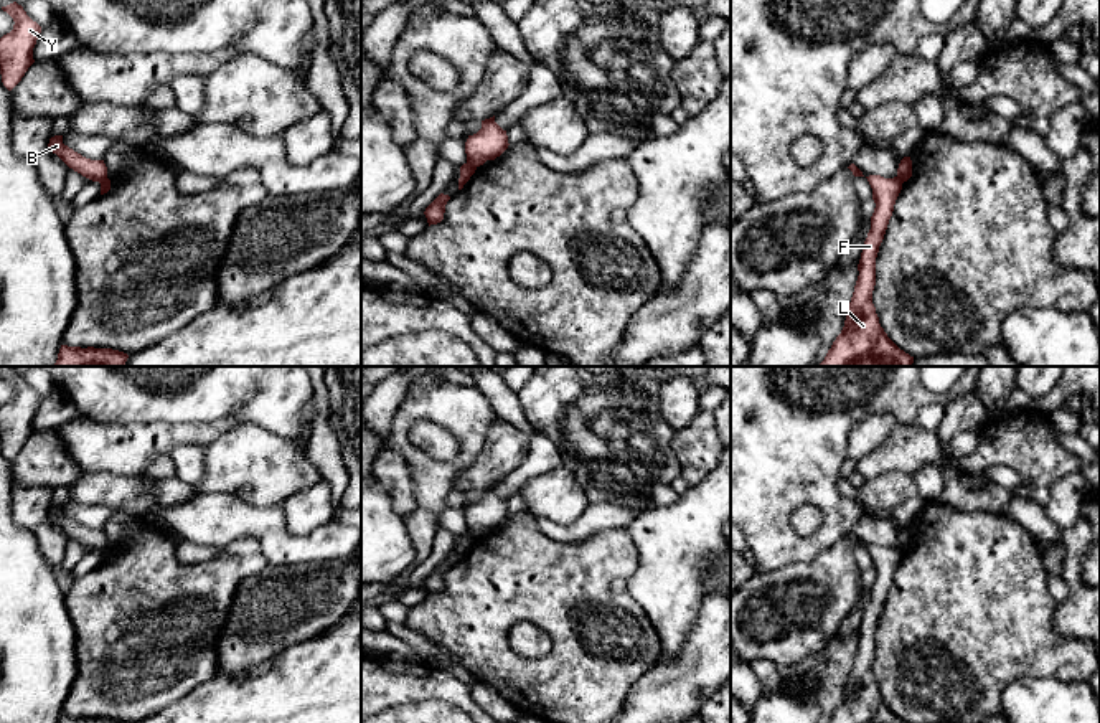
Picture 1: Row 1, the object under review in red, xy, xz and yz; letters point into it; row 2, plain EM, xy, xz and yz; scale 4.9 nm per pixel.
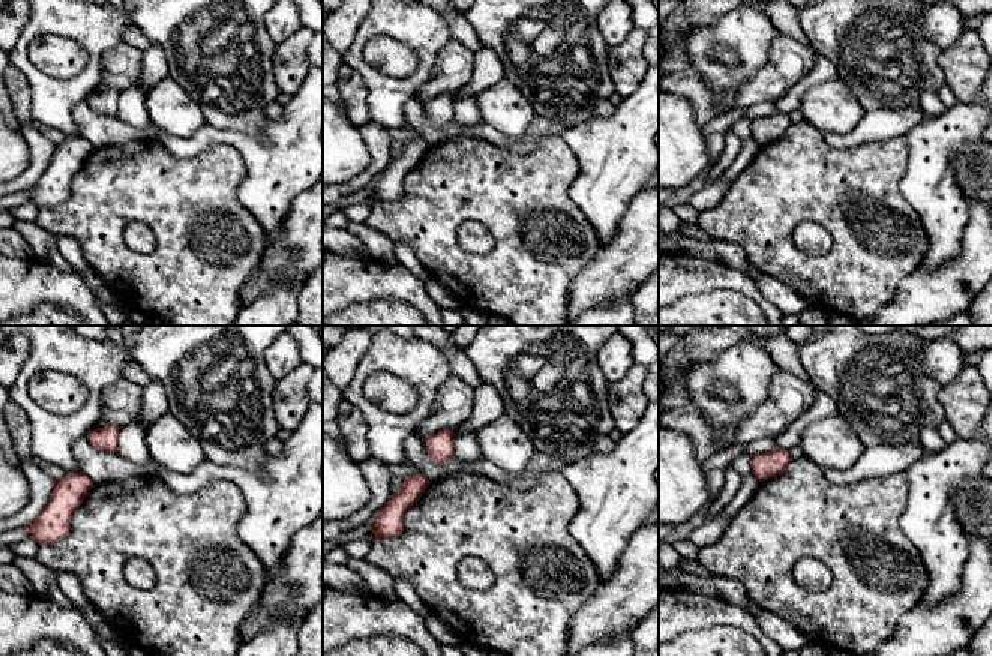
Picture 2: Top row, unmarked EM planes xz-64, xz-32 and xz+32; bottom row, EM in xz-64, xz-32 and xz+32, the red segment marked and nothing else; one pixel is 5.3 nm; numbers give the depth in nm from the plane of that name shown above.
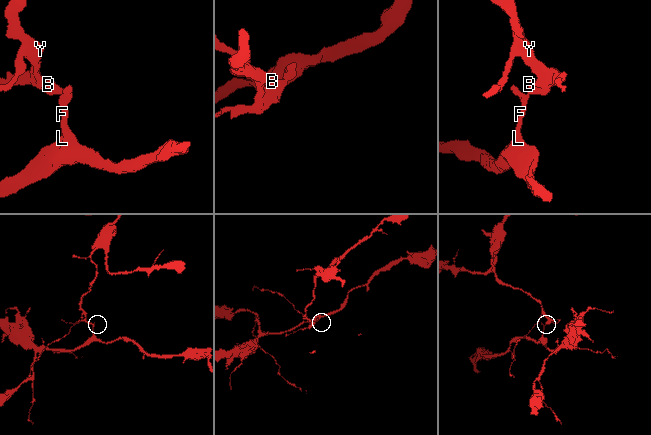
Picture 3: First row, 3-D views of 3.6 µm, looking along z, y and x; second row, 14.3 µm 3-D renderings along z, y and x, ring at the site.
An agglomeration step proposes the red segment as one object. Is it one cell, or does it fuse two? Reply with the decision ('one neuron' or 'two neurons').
two neurons

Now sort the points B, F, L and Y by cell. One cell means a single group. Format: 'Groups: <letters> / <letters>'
Groups: B Y / F L

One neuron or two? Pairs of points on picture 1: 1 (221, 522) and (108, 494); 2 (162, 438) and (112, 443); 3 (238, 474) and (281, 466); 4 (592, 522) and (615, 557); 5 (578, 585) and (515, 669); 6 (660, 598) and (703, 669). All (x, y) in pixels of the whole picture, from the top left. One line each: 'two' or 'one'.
1: two
2: one
3: one
4: two
5: one
6: two

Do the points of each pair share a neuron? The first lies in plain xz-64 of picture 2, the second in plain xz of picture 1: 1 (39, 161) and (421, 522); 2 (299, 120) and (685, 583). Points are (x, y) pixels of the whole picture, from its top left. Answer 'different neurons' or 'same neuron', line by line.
1: same neuron
2: same neuron

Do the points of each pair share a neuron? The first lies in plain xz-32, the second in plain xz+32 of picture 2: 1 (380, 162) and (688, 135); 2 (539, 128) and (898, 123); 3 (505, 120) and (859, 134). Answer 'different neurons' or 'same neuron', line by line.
1: different neurons
2: same neuron
3: different neurons

